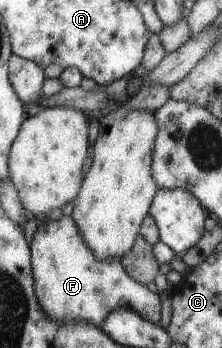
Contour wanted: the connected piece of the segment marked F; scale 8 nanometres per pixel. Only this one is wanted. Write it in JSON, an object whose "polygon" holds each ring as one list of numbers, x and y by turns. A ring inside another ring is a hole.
{"polygon":[[61,215,58,220,47,219,37,228,30,239,30,251,33,255,33,276,35,297,42,311,53,320,86,320,89,324,98,326,108,315,109,311,118,306,126,306,138,312,146,320,158,323,160,319,160,297,157,292,149,291,145,284,133,280,122,267,120,258,112,256,99,260,87,247,72,215]]}

